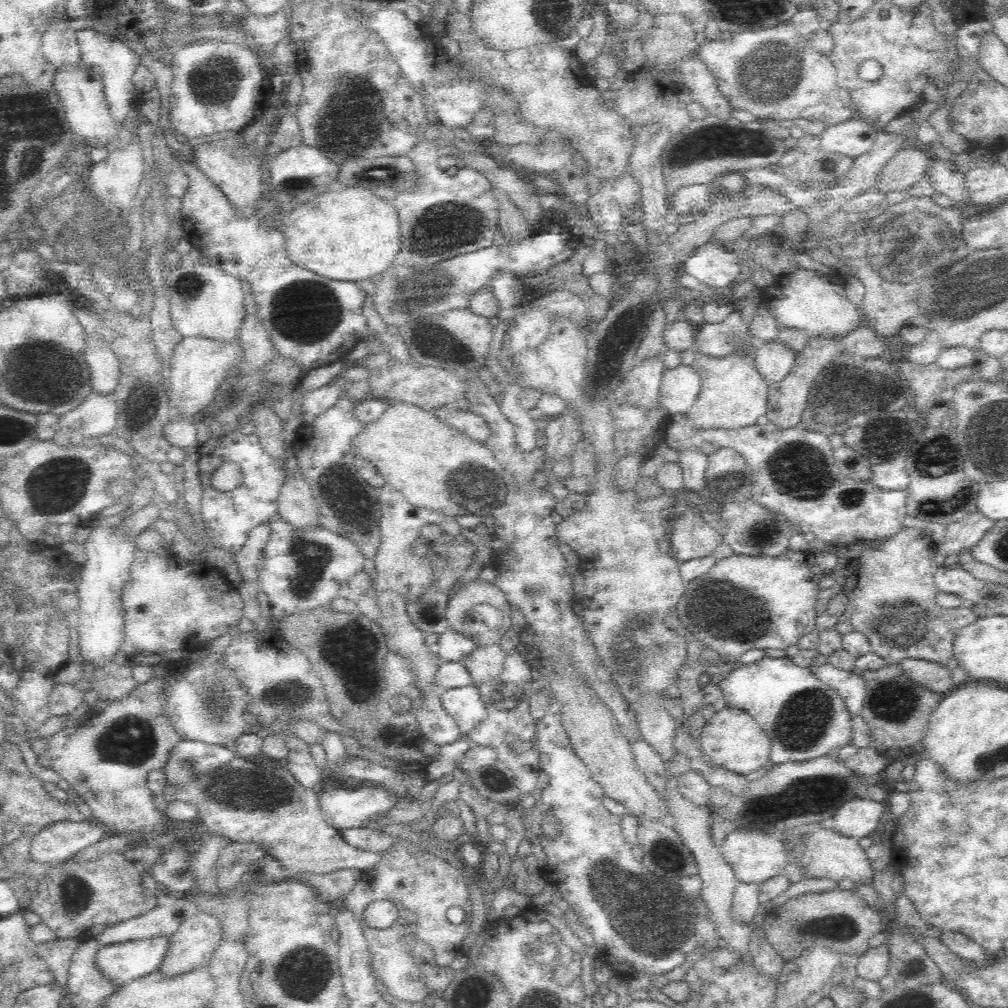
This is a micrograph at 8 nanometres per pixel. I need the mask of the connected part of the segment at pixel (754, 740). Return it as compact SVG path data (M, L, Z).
M726 705L721 710L714 711L702 726L698 741L711 763L717 767L737 772L739 775L747 777L750 773L769 766L770 738L754 722L753 716L739 708Z

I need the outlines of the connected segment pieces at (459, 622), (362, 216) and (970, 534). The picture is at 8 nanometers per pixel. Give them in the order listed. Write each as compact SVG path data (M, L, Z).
M478 578L461 584L459 590L450 597L447 604L445 616L449 627L460 634L467 633L466 624L470 608L476 604L486 603L496 606L502 612L502 616L511 616L510 610L514 610L495 582L486 582Z
M344 188L342 192L326 192L316 196L310 202L303 202L292 210L292 214L284 216L278 222L278 228L284 228L282 234L286 236L284 248L290 261L302 268L308 268L324 278L359 282L361 280L376 279L372 276L382 274L392 260L396 258L400 244L402 244L400 226L398 226L398 212L394 206L384 202L380 196L366 188Z
M978 511L950 524L946 530L946 540L936 546L936 564L942 564L944 558L950 554L958 554L961 550L976 547L994 524L992 519L986 518Z

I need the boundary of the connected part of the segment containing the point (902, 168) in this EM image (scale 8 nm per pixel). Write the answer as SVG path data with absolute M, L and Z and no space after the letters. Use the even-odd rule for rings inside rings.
M912 146L900 148L880 171L880 190L902 192L912 188L928 168L928 156Z

